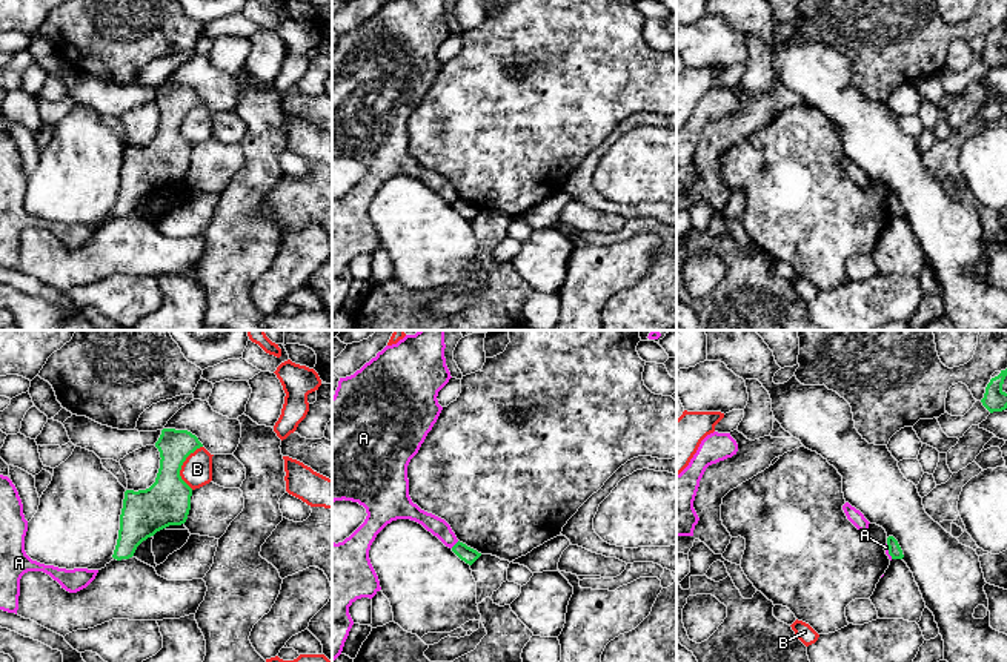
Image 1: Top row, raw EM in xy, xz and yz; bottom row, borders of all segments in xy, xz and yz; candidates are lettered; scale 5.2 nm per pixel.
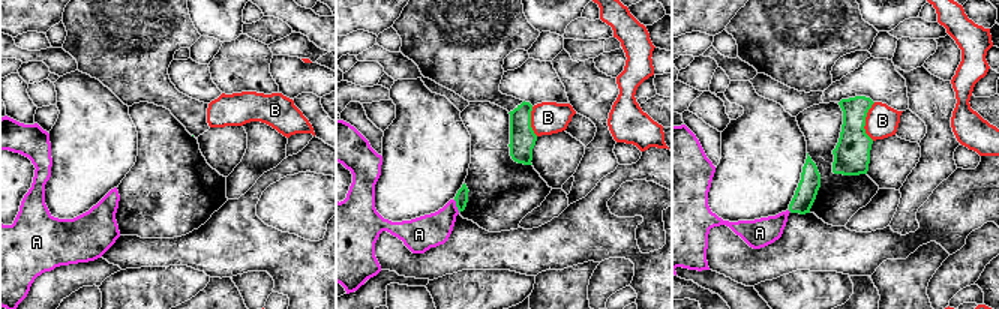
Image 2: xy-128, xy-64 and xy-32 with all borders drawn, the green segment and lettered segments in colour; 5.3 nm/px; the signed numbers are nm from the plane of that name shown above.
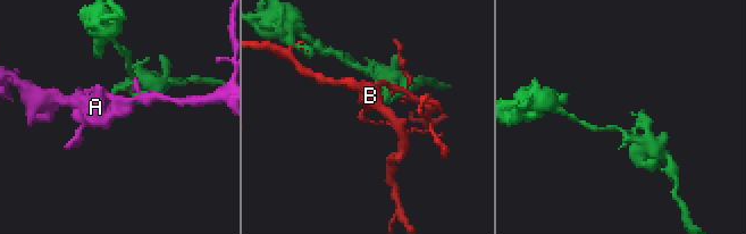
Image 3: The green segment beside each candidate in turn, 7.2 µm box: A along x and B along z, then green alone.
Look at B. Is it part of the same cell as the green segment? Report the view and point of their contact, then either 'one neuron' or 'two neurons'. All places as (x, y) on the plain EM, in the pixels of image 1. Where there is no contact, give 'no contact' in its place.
xy (182, 120) | two neurons

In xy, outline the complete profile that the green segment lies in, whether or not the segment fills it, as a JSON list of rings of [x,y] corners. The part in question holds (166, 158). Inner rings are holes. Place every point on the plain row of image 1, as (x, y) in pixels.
[[[163,84],[155,103],[161,114],[155,138],[146,146],[125,147],[112,210],[117,217],[132,213],[143,197],[188,175],[192,144],[181,135],[180,126],[186,114],[203,100],[188,86]]]

